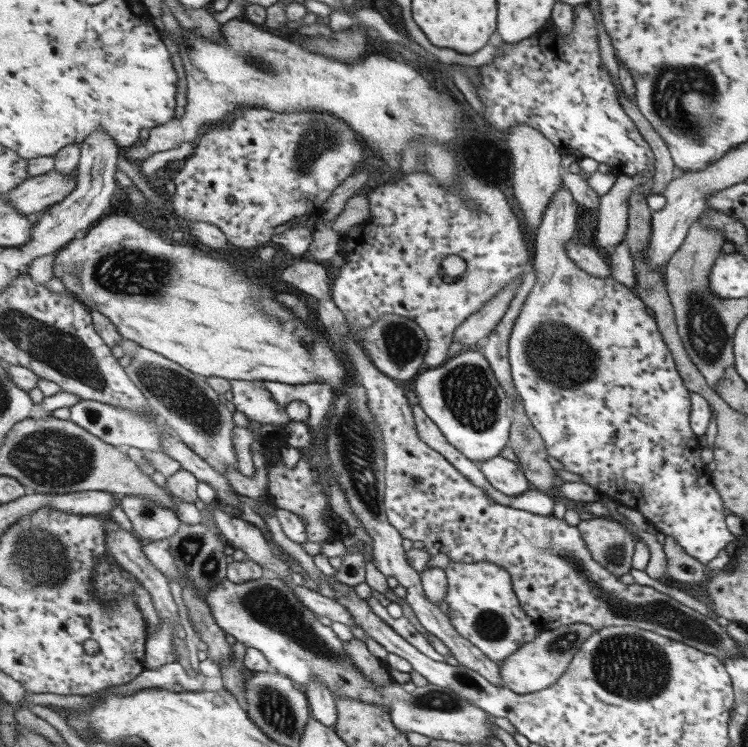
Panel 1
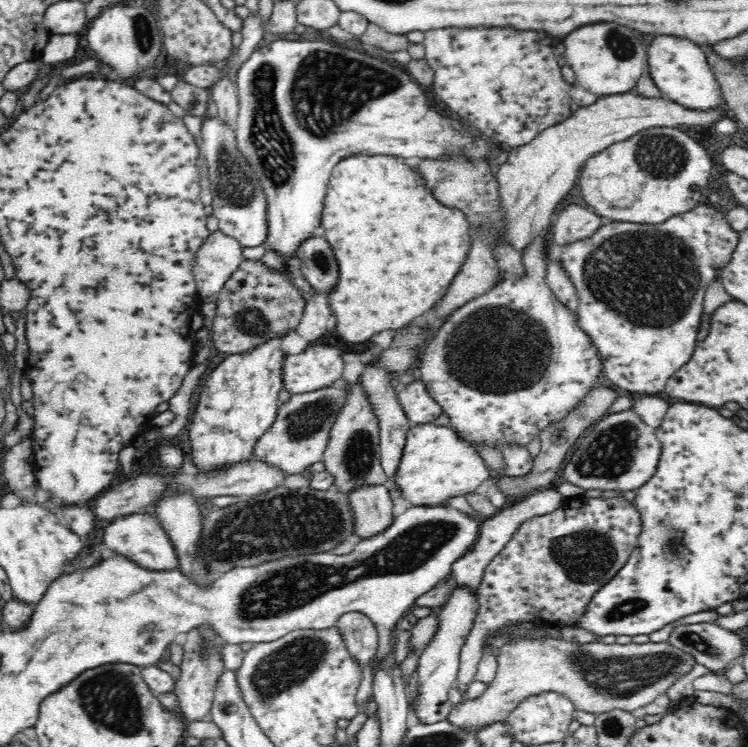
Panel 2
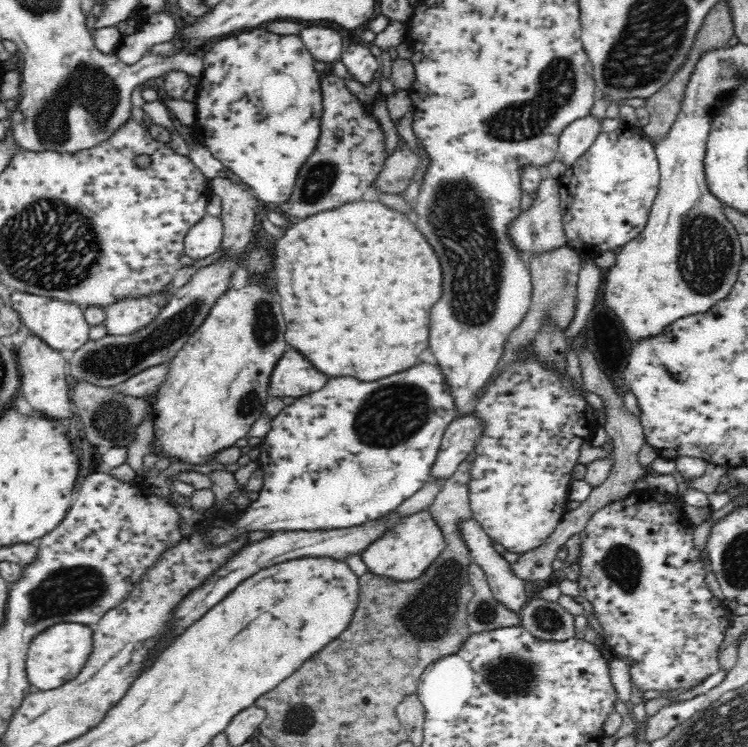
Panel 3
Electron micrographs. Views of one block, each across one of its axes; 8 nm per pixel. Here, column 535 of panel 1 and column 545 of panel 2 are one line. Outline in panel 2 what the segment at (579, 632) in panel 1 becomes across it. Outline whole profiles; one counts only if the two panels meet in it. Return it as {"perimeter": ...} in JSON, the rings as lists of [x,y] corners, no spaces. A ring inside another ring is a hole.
{"perimeter":[[[561,636],[508,641],[501,646],[497,661],[494,681],[481,696],[456,704],[447,716],[450,722],[477,731],[490,722],[507,720],[508,715],[526,698],[550,691],[566,696],[576,711],[598,714],[621,708],[632,712],[672,688],[674,682],[689,673],[697,662],[691,654],[664,641],[645,644],[592,641],[578,645]]]}

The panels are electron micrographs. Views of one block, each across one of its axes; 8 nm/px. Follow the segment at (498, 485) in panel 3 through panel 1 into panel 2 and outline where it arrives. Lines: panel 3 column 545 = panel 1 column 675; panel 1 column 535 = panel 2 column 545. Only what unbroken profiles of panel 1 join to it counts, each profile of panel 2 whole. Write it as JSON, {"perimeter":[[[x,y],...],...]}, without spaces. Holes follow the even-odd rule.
{"perimeter":[[[539,236],[535,238],[529,244],[529,247],[522,252],[523,263],[527,270],[525,277],[518,279],[518,277],[506,276],[503,281],[493,286],[490,291],[473,298],[470,302],[455,310],[450,315],[450,318],[447,318],[438,334],[431,340],[426,349],[421,369],[418,370],[418,376],[424,379],[434,401],[440,404],[442,411],[450,416],[450,421],[452,421],[450,428],[458,432],[458,435],[462,435],[466,441],[472,443],[476,448],[478,448],[479,443],[494,443],[498,448],[505,443],[520,443],[522,447],[526,447],[551,423],[566,417],[571,408],[583,400],[584,394],[590,390],[590,386],[594,386],[599,381],[606,381],[606,378],[601,374],[602,363],[598,360],[598,351],[592,345],[592,341],[576,325],[575,315],[572,314],[572,311],[569,311],[566,305],[562,305],[554,297],[554,293],[548,289],[548,285],[544,283],[544,274],[546,274],[548,265],[546,249],[545,237]]]}

